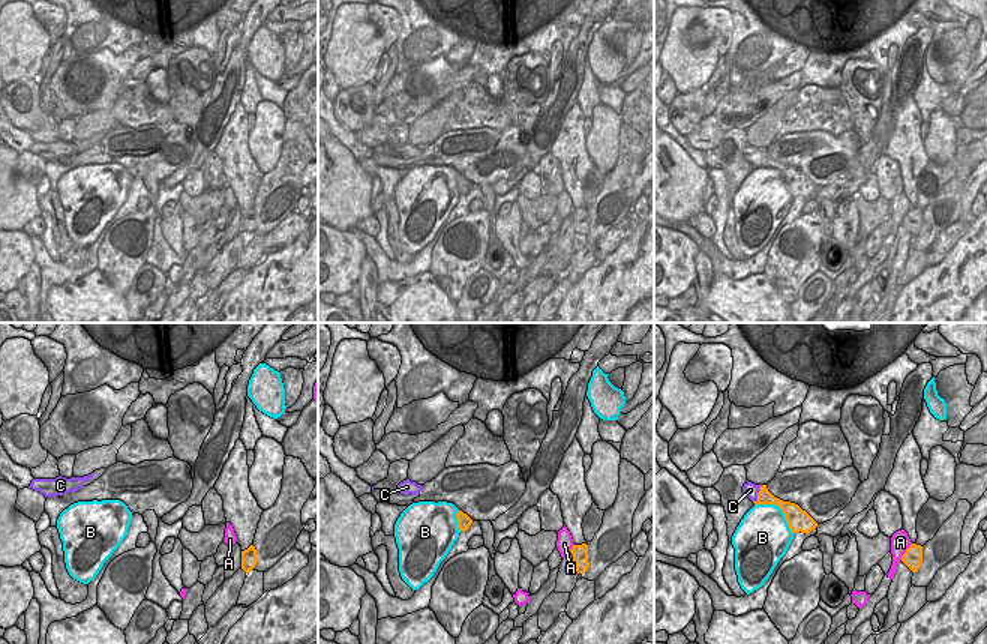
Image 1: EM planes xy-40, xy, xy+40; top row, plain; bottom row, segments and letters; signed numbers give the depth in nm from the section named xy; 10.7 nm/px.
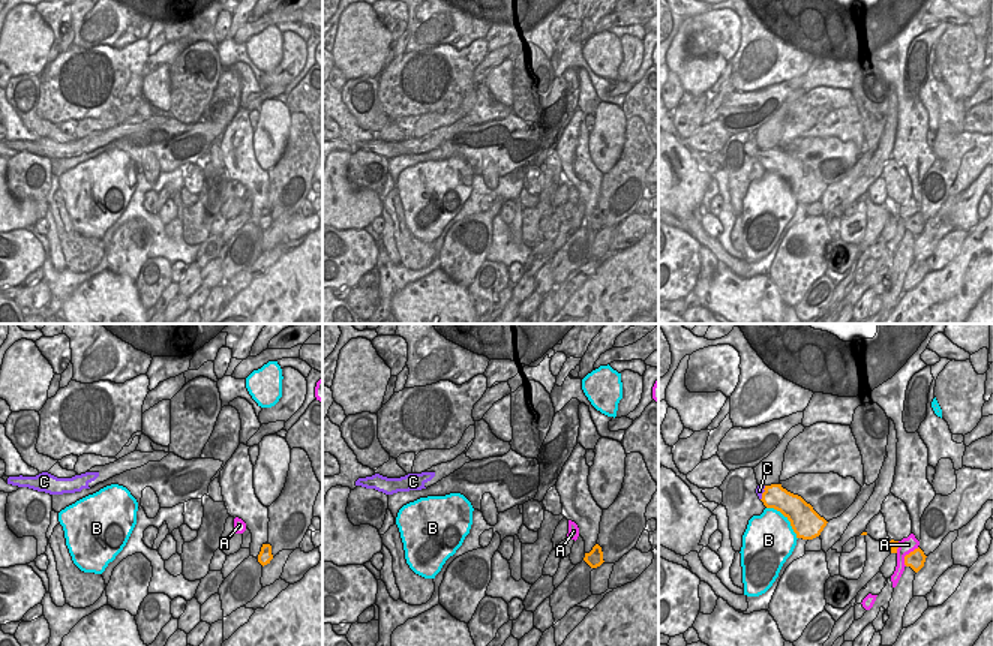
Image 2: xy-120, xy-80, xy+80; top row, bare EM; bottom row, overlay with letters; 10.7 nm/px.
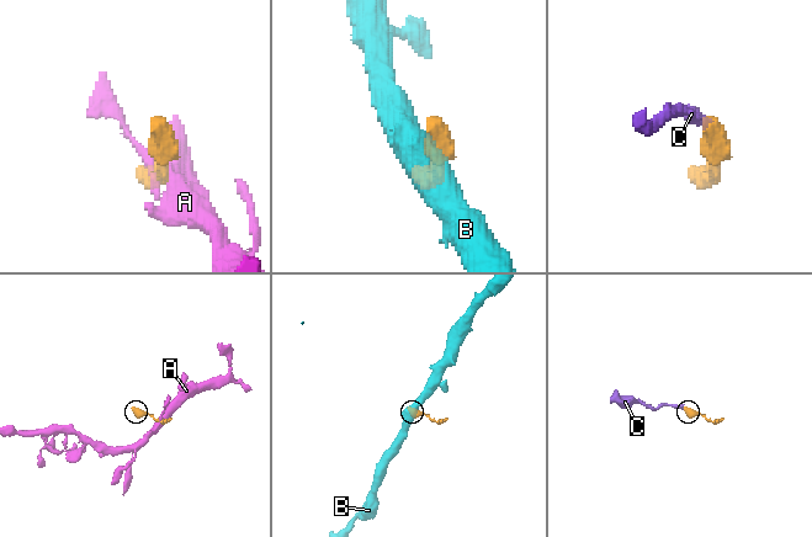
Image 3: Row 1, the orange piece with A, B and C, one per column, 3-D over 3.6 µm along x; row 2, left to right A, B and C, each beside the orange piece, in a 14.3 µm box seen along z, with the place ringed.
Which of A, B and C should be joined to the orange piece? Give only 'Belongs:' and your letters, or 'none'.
Belongs: none

